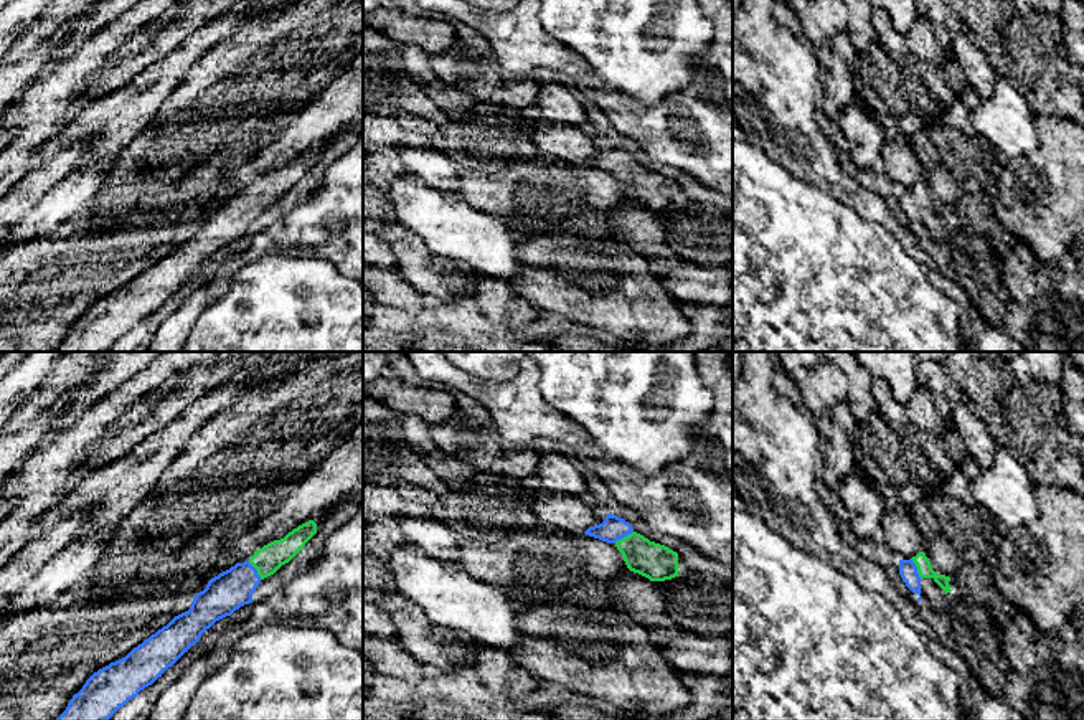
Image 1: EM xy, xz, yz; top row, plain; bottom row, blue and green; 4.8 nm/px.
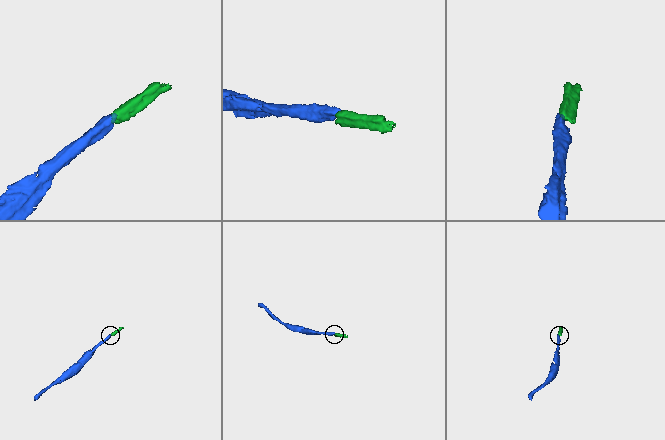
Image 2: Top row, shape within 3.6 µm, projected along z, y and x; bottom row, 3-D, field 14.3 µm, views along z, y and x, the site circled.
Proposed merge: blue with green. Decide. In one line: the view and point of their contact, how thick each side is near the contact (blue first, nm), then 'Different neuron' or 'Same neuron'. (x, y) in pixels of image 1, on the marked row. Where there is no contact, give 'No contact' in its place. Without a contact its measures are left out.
Touches blue at xz (622, 537). Thickness 120 nm (blue) against 180 nm. Same neuron

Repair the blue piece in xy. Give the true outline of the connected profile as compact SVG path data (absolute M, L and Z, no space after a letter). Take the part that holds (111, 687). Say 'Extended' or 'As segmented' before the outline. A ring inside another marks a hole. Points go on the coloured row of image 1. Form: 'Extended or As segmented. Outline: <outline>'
Extended. Outline: M309 520L289 532L284 538L274 540L254 552L247 561L236 563L229 570L211 578L206 588L195 594L188 611L175 616L167 626L134 647L125 657L94 672L82 689L73 695L66 710L56 720L109 720L120 707L137 697L140 690L162 677L162 674L195 646L201 634L216 621L231 616L241 606L252 603L252 593L257 585L264 578L274 575L282 565L289 563L315 533L317 523Z

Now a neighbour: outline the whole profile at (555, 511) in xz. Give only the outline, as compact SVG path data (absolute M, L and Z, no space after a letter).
M543 490L535 494L531 507L540 520L540 527L568 533L584 533L589 527L602 523L607 517L606 512L581 502L574 495Z

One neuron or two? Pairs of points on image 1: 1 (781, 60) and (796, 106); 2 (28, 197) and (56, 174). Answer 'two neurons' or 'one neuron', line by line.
1: one neuron
2: one neuron

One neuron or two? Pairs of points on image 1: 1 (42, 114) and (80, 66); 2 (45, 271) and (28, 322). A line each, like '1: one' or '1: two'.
1: one
2: one

